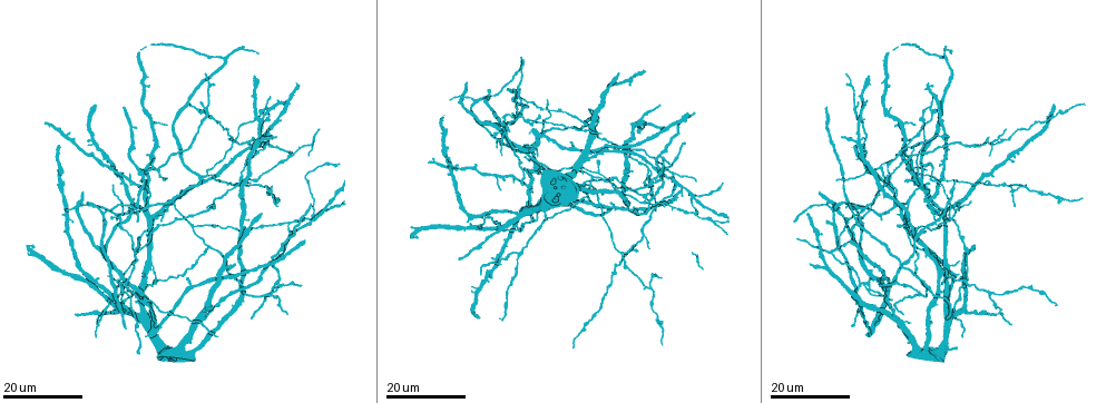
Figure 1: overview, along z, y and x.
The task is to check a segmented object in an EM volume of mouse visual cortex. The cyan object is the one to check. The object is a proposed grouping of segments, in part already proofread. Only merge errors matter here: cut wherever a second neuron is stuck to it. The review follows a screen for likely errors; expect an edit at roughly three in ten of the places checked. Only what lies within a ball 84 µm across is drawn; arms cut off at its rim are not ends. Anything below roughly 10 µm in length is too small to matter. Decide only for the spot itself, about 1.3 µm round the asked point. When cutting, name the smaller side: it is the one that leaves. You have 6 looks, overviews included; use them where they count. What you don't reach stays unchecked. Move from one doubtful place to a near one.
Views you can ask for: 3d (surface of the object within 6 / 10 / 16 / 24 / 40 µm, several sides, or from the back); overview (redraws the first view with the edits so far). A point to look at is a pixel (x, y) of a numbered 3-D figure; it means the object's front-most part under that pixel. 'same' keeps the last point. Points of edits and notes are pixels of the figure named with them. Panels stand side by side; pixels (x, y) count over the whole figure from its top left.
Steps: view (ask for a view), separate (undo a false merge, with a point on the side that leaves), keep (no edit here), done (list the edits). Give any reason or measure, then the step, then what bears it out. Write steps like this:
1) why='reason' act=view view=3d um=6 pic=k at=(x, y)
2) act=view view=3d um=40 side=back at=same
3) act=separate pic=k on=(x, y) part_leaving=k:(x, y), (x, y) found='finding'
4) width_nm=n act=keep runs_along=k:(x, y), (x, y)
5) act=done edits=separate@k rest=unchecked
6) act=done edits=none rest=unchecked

why='three arms meet' act=view view=3d um=16 pic=1 at=(593, 177)

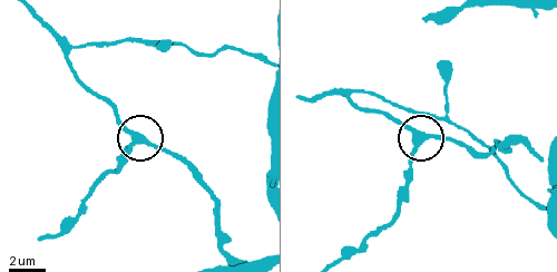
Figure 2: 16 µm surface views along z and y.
act=view view=3d um=10 pic=2 at=(139, 141)

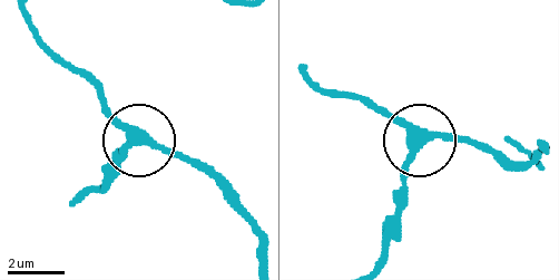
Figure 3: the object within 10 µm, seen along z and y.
act=keep runs_along=3:(30, 23), (128, 132), (205, 165) found='all the same neuron'

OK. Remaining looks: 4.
why='side arm on a straight run' act=view view=3d um=16 pic=1 at=(648, 170)

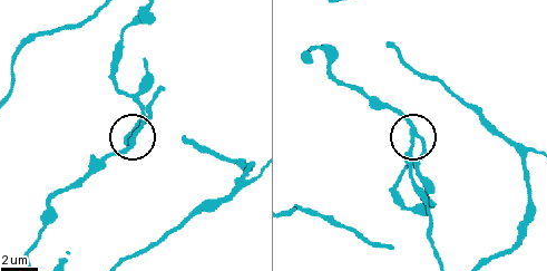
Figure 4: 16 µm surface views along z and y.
why='zoom in' act=view view=3d um=6 pic=4 at=(411, 136)

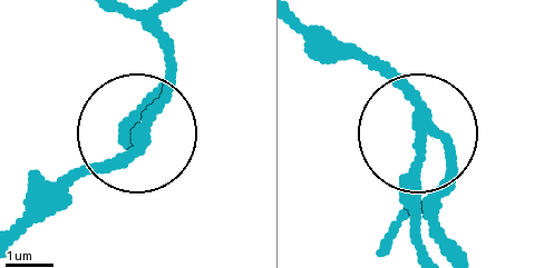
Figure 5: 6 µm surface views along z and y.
arms=3 act=keep found='one neuron here'

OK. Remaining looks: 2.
why='three arms meet' act=view view=3d um=24 pic=1 at=(866, 281)

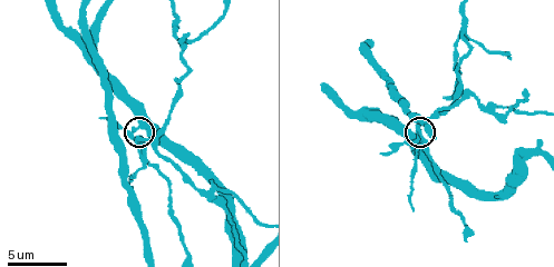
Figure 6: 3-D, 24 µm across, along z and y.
why='closer look' act=view view=3d um=10 at=same

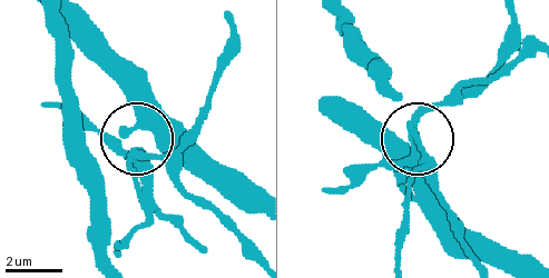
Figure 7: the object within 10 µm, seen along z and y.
arms=3 act=keep runs_along=7:(510, 22), (503, 59), (420, 123), (424, 178) found='all the same neuron'

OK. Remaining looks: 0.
act=done edits=none rest=unchecked

